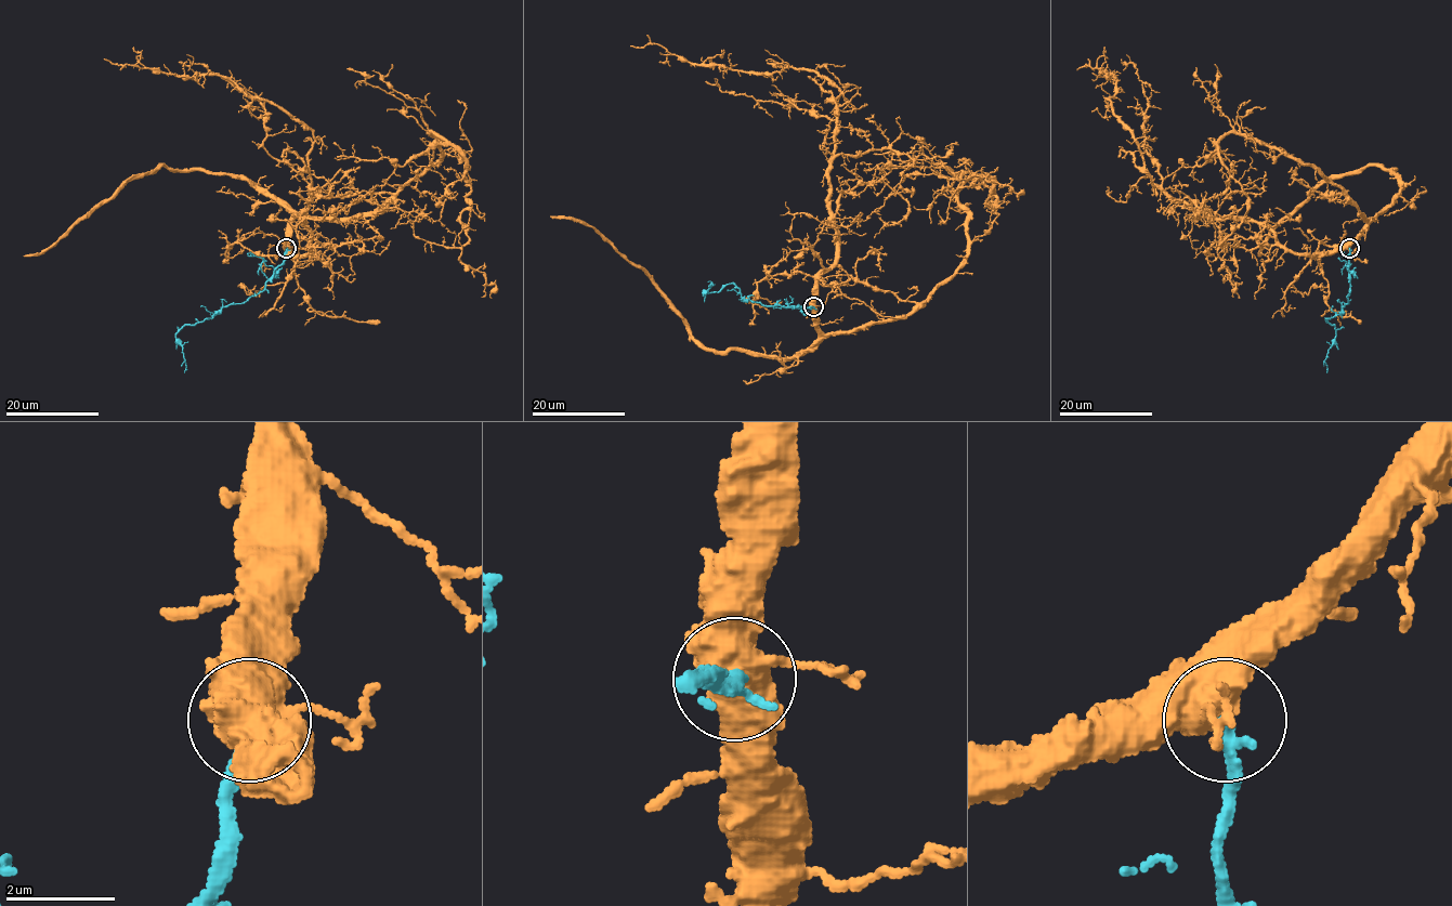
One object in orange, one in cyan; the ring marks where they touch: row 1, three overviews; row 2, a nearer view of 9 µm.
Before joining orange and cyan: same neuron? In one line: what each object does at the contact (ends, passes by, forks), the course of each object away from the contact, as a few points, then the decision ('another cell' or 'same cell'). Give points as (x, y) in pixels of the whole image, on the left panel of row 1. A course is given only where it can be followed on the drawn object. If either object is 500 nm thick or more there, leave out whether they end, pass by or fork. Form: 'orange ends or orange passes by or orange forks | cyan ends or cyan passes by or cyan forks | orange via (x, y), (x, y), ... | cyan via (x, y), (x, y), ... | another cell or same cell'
orange via (286, 248), (298, 215), (382, 206), (440, 158), (435, 132), (465, 160), (468, 240), (419, 239), (411, 198) | cyan via (286, 248), (285, 260), (261, 291), (243, 303), (221, 307), (212, 318), (185, 325), (175, 335), (184, 372) | same cell

